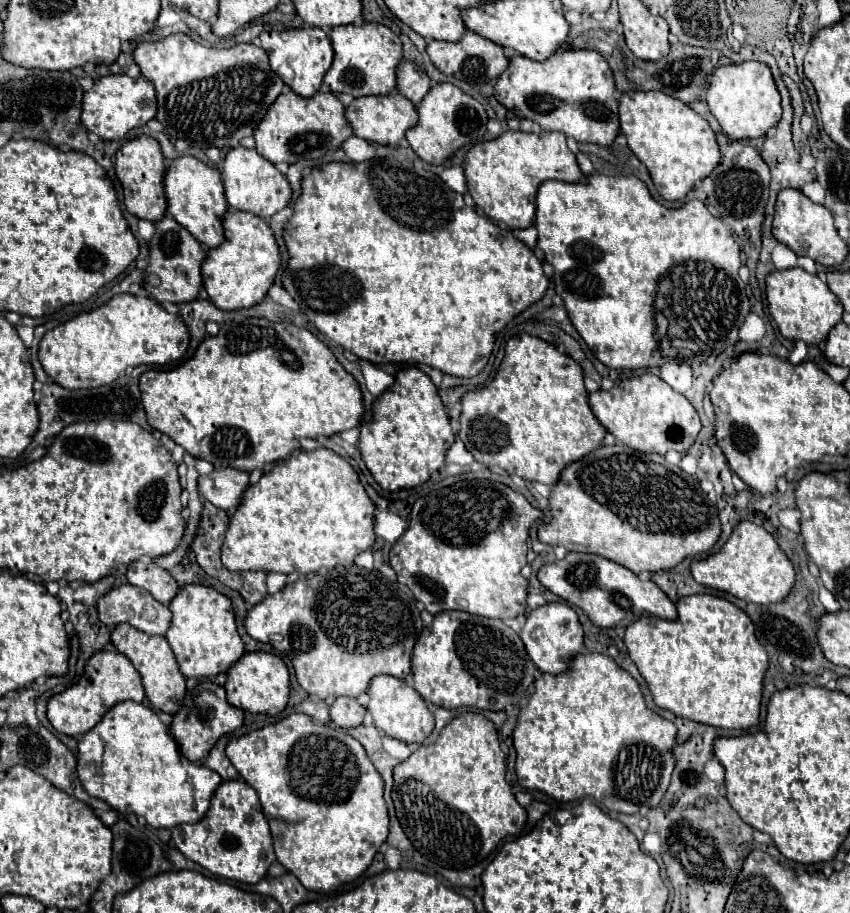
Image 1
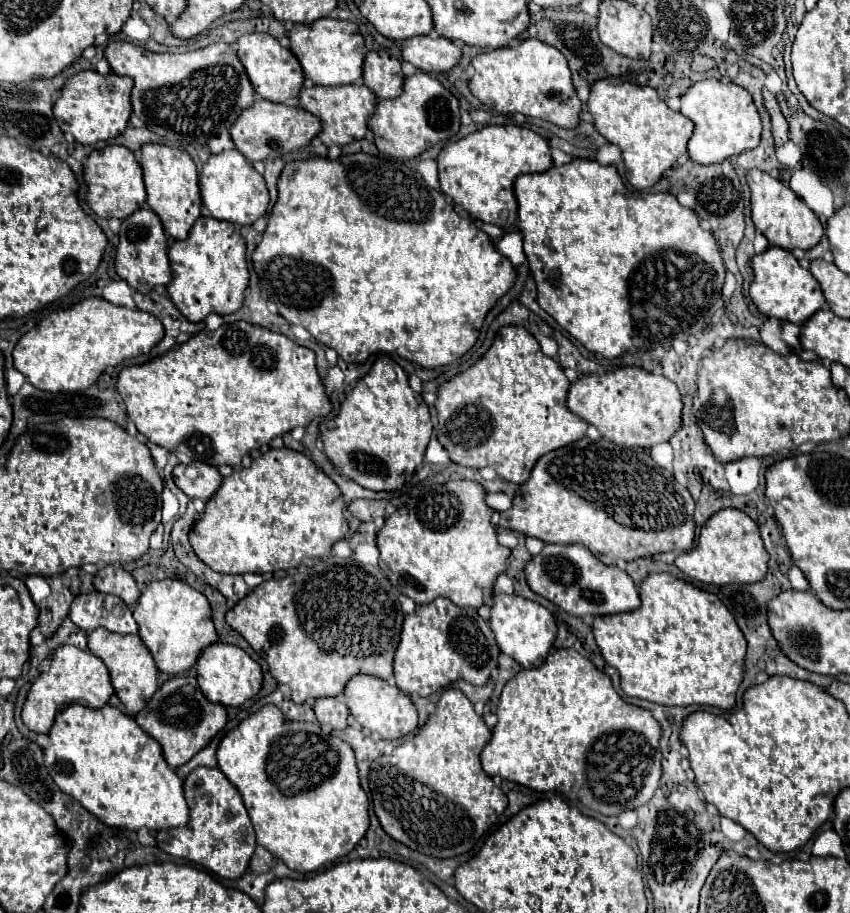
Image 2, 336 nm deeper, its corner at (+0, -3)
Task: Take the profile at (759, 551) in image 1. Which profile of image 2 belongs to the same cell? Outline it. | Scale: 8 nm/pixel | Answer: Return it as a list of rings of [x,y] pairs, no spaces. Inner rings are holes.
[[[722,509],[702,527],[698,545],[674,561],[688,577],[710,585],[758,583],[768,573],[768,551],[764,549],[758,525],[740,509]]]

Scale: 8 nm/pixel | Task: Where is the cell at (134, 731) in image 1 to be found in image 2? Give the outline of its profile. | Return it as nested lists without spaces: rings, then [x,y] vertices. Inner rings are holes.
[[[72,703],[58,713],[50,729],[50,741],[48,749],[44,749],[44,763],[50,769],[50,777],[102,823],[132,831],[140,827],[162,831],[184,827],[188,821],[184,781],[162,759],[160,743],[142,731],[134,717],[110,705],[90,709]]]

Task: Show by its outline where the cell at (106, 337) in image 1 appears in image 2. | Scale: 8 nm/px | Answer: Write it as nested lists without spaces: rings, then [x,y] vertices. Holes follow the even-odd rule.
[[[90,297],[78,305],[56,311],[30,329],[14,347],[14,367],[42,391],[72,393],[88,389],[106,367],[124,359],[150,353],[164,337],[164,327],[140,309],[112,305],[102,297]]]

